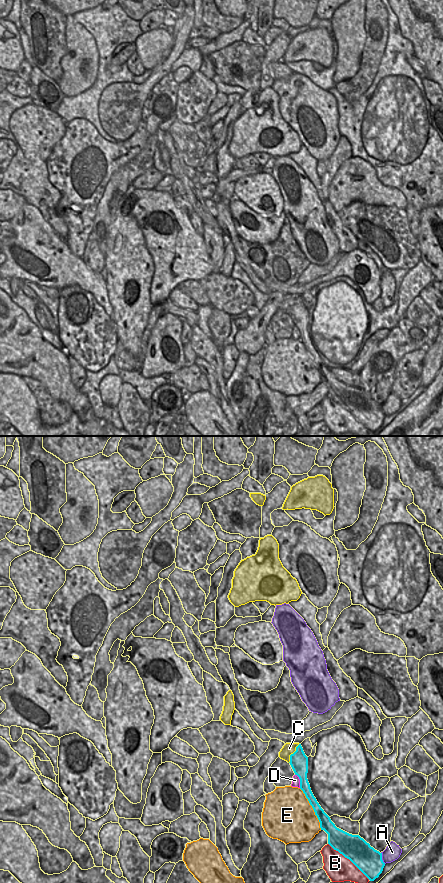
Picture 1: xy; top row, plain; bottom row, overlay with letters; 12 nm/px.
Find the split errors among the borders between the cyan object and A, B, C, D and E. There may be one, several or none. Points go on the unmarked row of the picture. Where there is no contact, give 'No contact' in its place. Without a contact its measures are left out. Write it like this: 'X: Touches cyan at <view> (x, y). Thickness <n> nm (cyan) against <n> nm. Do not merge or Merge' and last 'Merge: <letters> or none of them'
A: Touches cyan at xy (381, 410). Thickness 320 nm (cyan) against 190 nm. Do not merge
B: Touches cyan at xy (349, 411). Thickness 320 nm (cyan) against 320 nm. Do not merge
C: Touches cyan at xy (293, 305). Thickness 220 nm (cyan) against 140 nm. Do not merge
D: Touches cyan at xy (300, 333). Thickness 220 nm (cyan) against 100 nm. Do not merge
E: Touches cyan at xy (313, 361). Thickness 150 nm (cyan) against 500 nm. Do not merge
Merge: none of them

